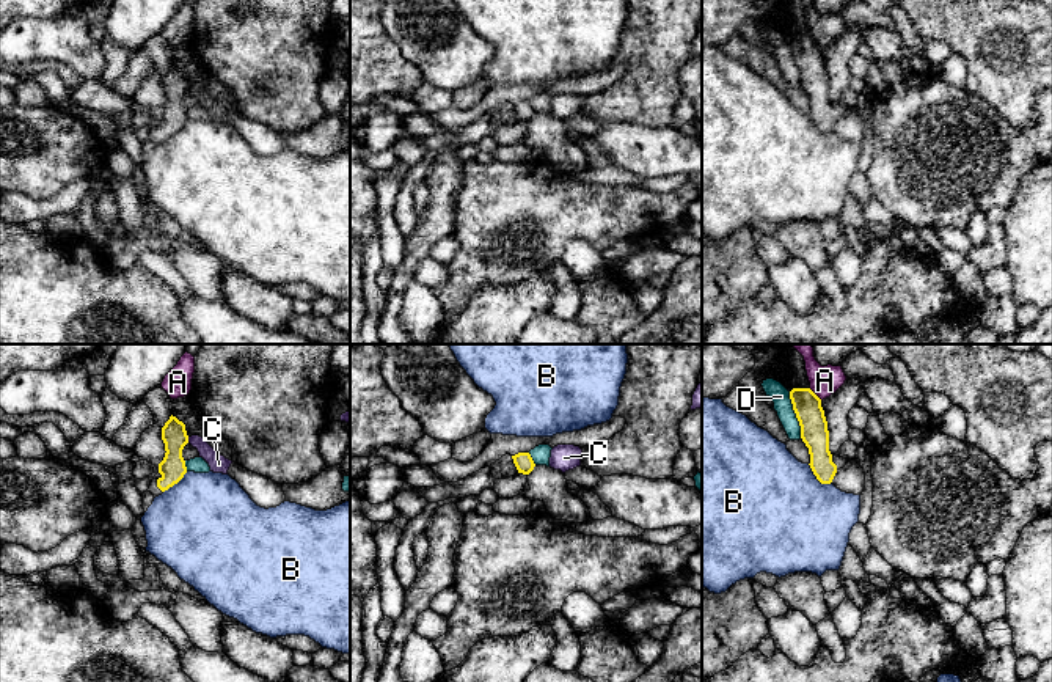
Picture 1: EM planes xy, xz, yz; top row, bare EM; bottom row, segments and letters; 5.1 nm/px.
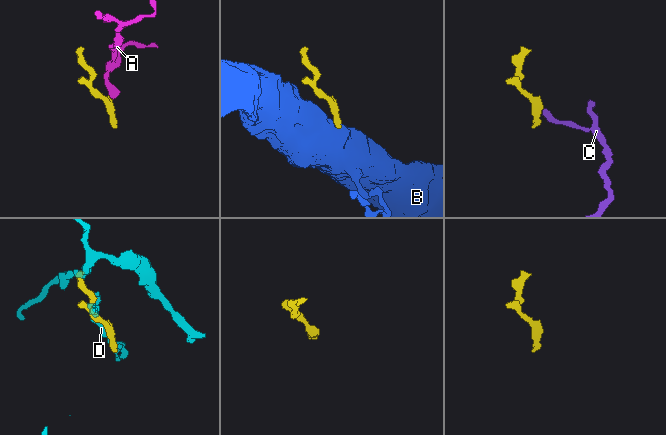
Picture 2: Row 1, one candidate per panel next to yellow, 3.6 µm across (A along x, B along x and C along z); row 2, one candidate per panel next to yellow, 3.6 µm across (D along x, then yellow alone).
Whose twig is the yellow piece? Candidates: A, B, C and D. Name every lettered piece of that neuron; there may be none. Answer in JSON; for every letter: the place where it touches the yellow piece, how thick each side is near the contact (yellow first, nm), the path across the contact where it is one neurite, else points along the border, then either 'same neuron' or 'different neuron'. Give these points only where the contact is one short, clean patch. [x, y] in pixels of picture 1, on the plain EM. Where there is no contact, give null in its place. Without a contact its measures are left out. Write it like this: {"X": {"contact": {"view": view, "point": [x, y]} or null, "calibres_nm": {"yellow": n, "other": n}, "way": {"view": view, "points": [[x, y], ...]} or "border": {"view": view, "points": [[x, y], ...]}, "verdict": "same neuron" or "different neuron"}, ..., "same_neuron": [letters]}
{"A": {"contact": {"view": "yz", "point": [814, 41]}, "calibres_nm": {"yellow": 140, "other": 150}, "border": {"view": "yz", "points": [[809, 36], [821, 47]]}, "verdict": "different neuron"}, "B": {"contact": {"view": "yz", "point": [817, 126]}, "calibres_nm": {"yellow": 140, "other": 500}, "border": {"view": "yz", "points": [[807, 112], [821, 131], [831, 131]]}, "verdict": "different neuron"}, "C": {"contact": {"view": "xy", "point": [187, 88]}, "calibres_nm": {"yellow": 130, "other": 100}, "border": {"view": "xy", "points": [[187, 85], [189, 90]]}, "verdict": "different neuron"}, "D": {"contact": {"view": "yz", "point": [796, 63]}, "calibres_nm": {"yellow": 140, "other": 100}, "verdict": "different neuron"}, "same_neuron": []}

